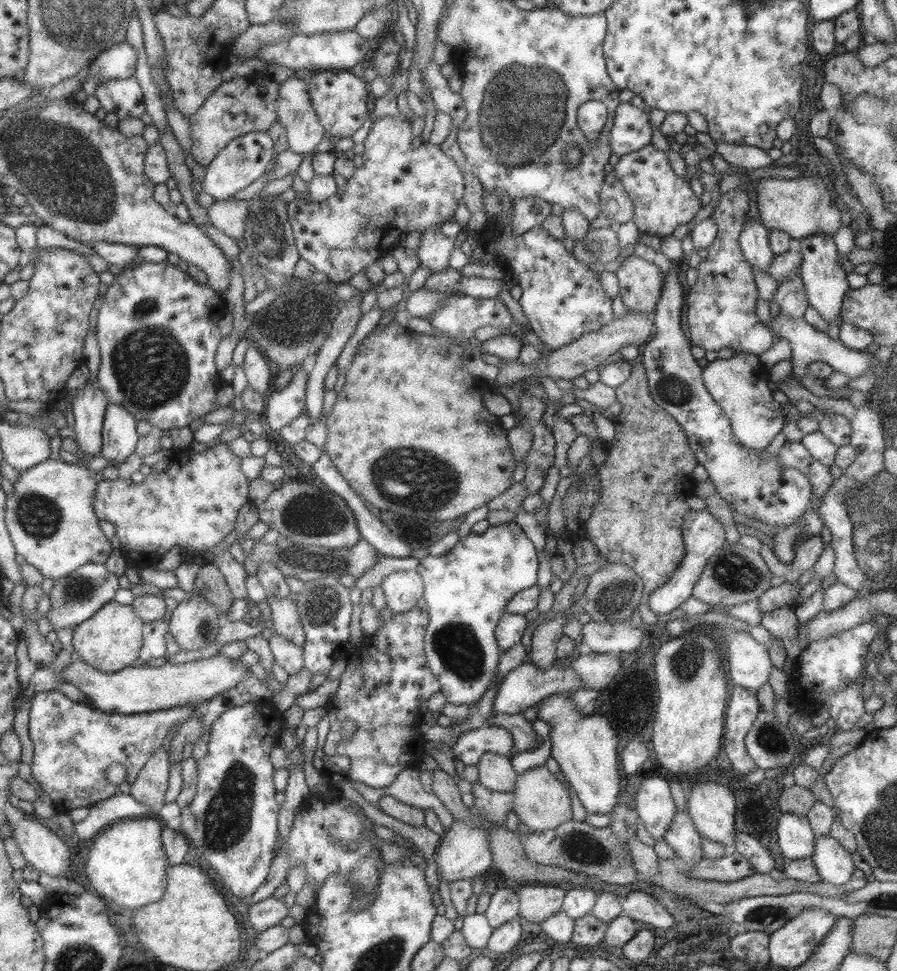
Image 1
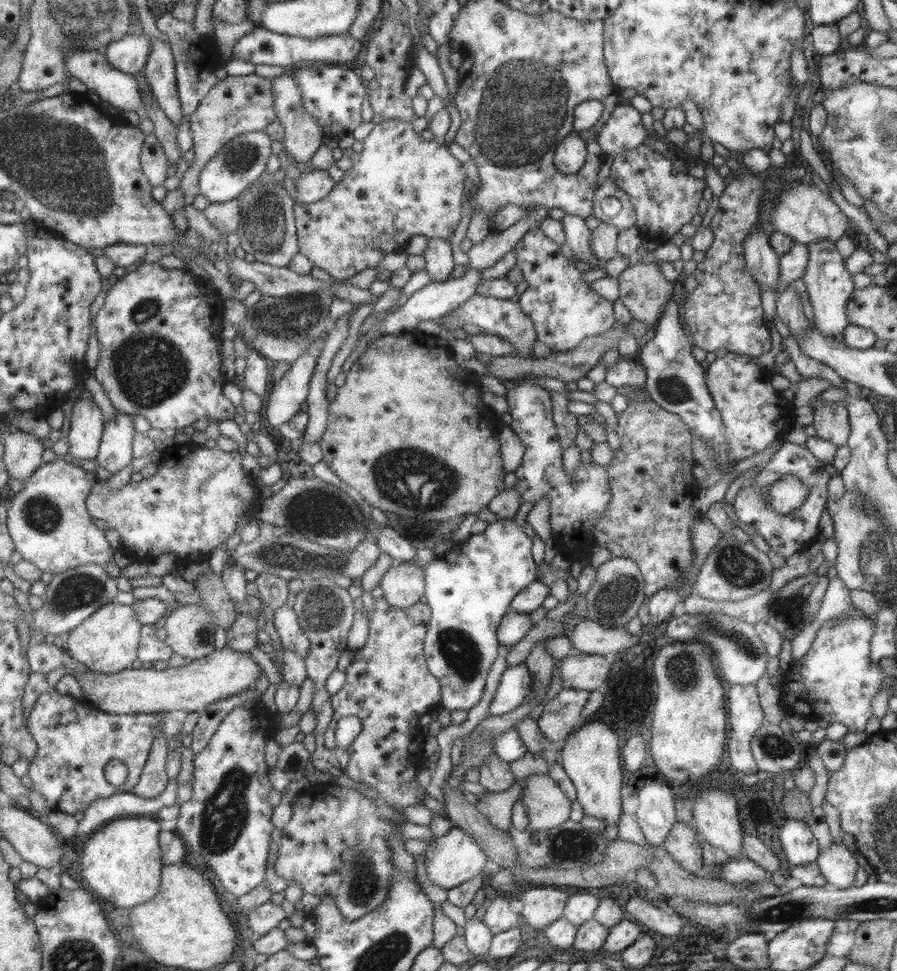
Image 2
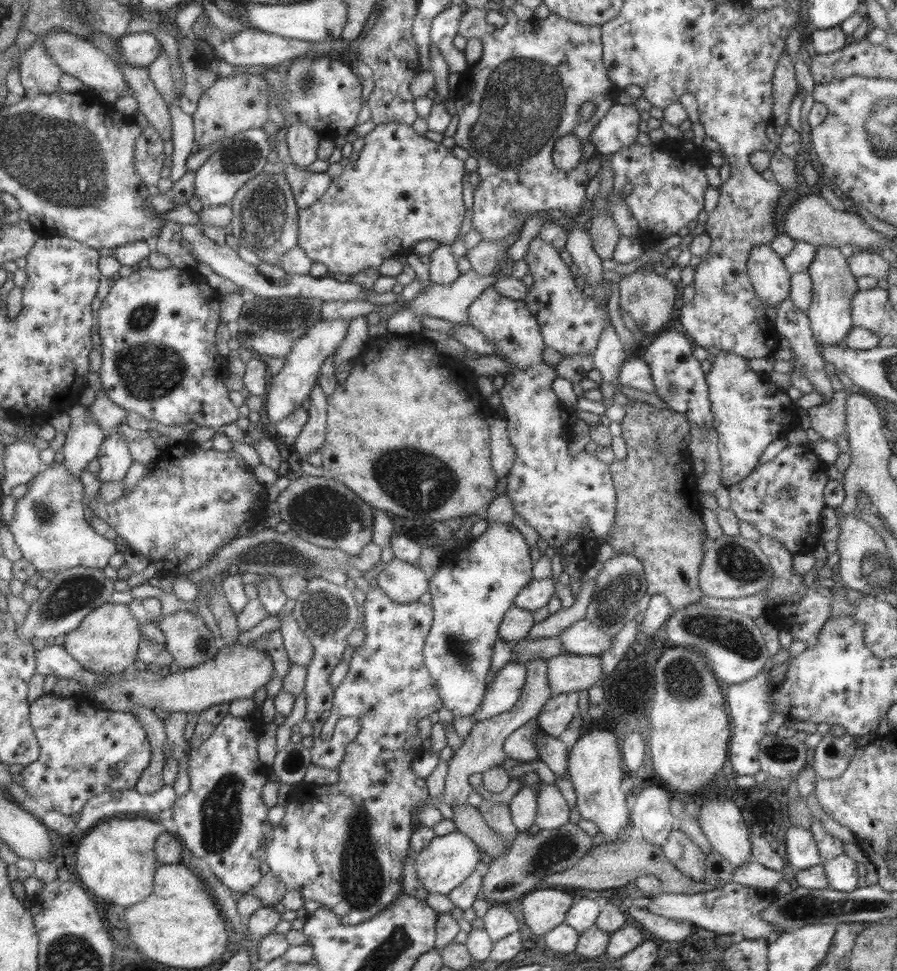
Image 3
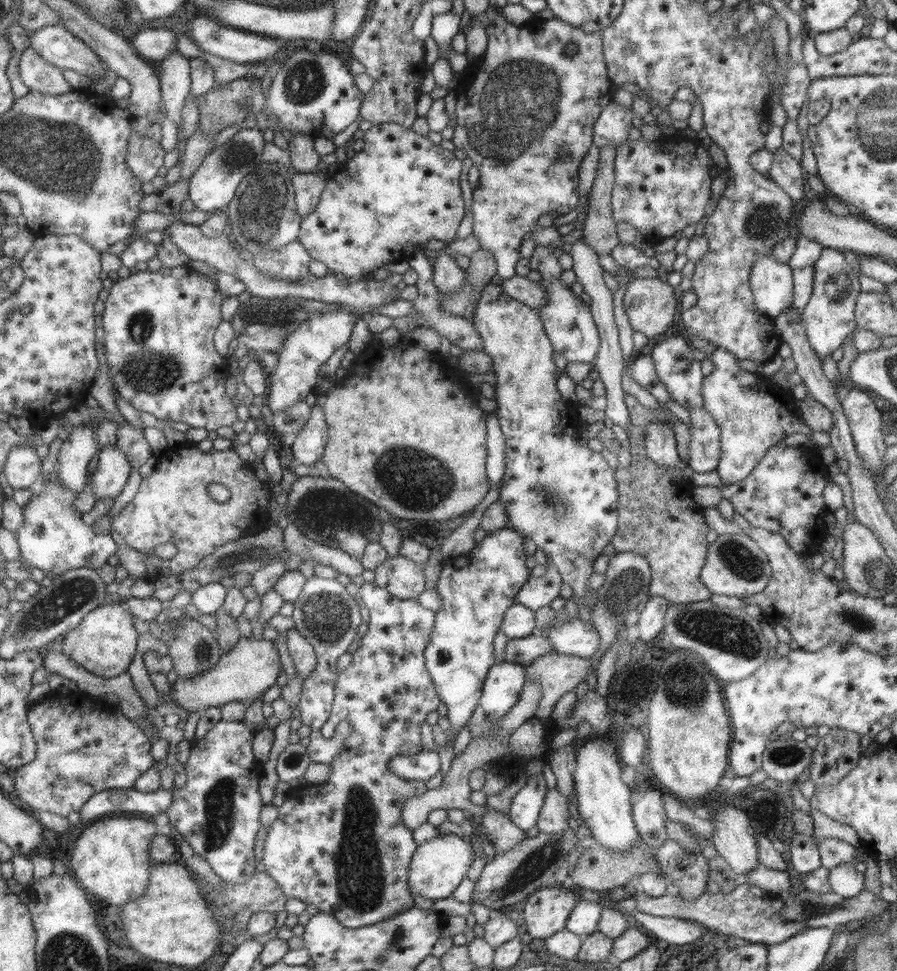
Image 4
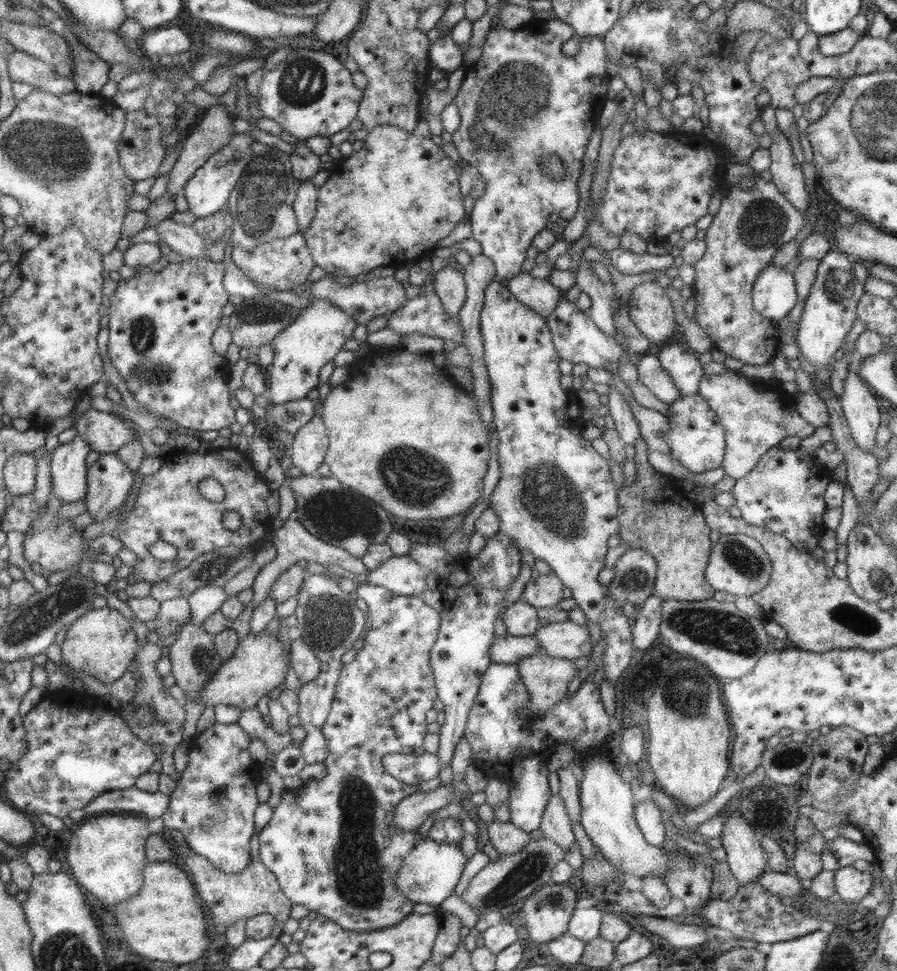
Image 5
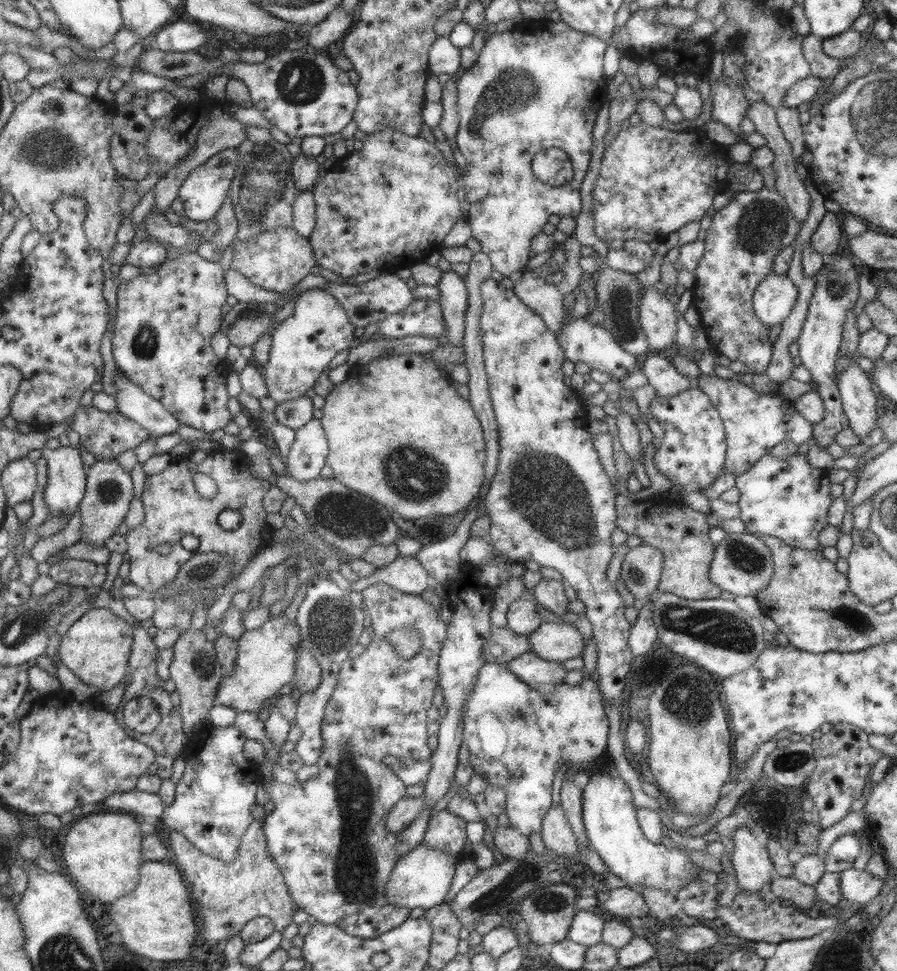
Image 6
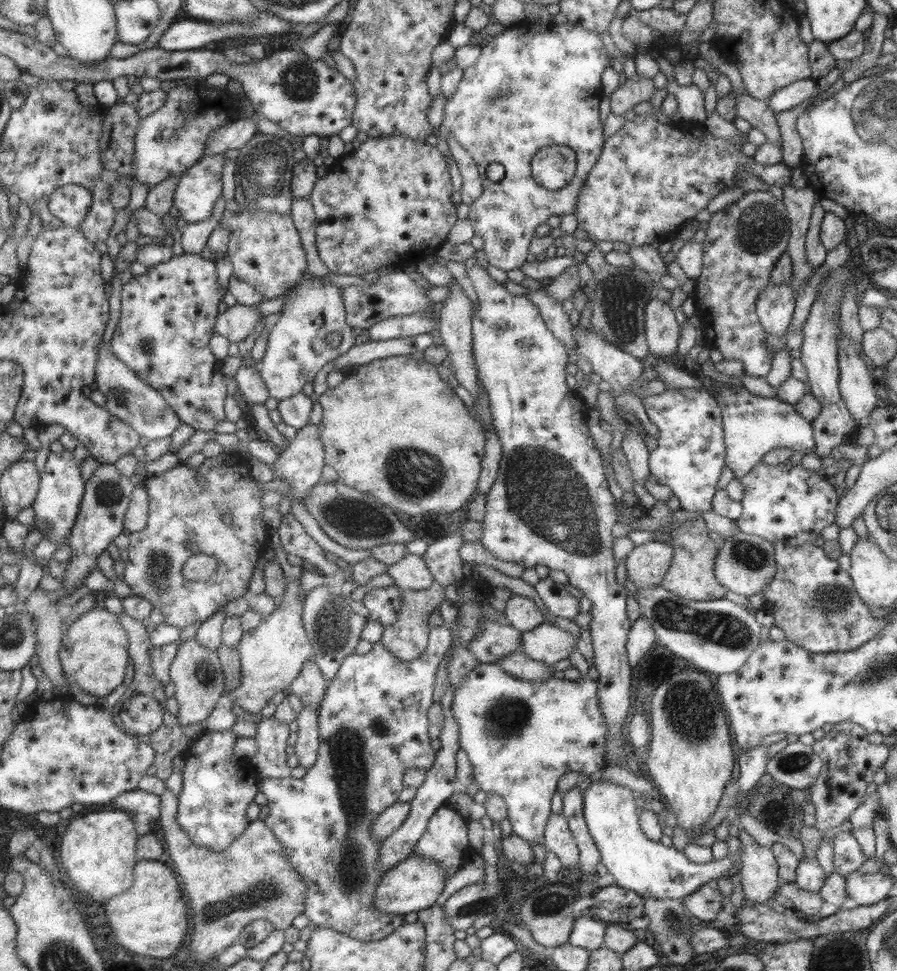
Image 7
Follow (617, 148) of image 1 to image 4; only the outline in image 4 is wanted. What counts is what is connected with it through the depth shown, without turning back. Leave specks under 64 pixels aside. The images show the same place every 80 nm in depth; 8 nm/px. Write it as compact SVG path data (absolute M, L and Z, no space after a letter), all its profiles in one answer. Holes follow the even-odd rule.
M613 100L603 107L592 126L592 142L601 149L604 146L619 146L627 140L631 118L635 114L631 108L620 106Z

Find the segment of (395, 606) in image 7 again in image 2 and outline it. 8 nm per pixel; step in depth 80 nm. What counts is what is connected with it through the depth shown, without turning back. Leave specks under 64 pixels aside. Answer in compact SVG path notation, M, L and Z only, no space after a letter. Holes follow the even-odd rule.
M381 595L381 597L379 597L377 600L374 599L373 613L370 613L368 620L369 630L367 640L362 647L353 650L354 657L351 658L350 665L348 665L344 670L346 681L343 683L343 686L339 688L339 691L331 695L330 698L330 705L333 709L333 712L331 720L329 721L329 724L327 725L327 728L324 732L324 748L337 748L334 732L336 729L336 722L339 720L339 718L343 718L344 716L349 715L353 715L359 718L362 729L353 739L353 742L347 746L347 752L349 753L349 756L345 774L351 778L351 780L363 782L363 784L366 784L367 787L374 788L377 791L377 798L373 799L372 801L366 799L363 795L361 795L361 793L358 793L354 789L333 785L332 787L327 787L326 790L322 789L322 794L325 794L325 796L321 796L320 800L313 801L310 798L311 794L319 793L321 789L317 787L317 783L306 784L307 790L301 792L299 800L297 800L297 802L293 804L293 808L291 808L291 818L289 818L289 820L286 822L286 825L281 828L282 833L279 852L277 853L275 864L273 865L275 874L278 874L280 878L283 878L287 882L299 882L299 886L301 886L301 890L303 890L303 894L310 894L318 896L319 898L323 898L323 896L329 896L329 898L335 902L335 906L337 906L339 914L343 916L343 920L347 920L347 922L357 920L357 918L361 918L361 916L369 914L371 910L375 910L379 904L382 904L386 900L387 888L389 888L389 882L391 882L391 873L394 869L394 864L390 859L391 849L389 847L389 839L386 838L389 838L389 836L395 836L397 839L401 839L397 831L393 828L393 825L391 825L391 820L405 822L406 820L404 820L404 818L398 813L397 809L403 808L404 806L420 804L420 798L425 794L425 791L422 791L420 787L416 787L415 781L413 779L415 774L417 774L419 771L422 759L425 758L422 745L422 738L424 733L421 730L421 726L419 726L418 722L419 717L422 714L430 713L431 710L435 709L435 706L437 706L437 704L440 702L439 681L428 671L422 651L422 644L427 630L429 617L430 608L426 604L422 604L420 601L417 601L415 604L412 604L407 608L392 608L392 606L387 604L387 601L384 599L383 595Z

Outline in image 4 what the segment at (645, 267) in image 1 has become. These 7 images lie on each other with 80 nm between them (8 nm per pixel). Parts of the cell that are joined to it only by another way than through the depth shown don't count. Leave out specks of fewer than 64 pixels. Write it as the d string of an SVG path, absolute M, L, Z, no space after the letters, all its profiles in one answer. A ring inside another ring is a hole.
M638 277L626 282L622 305L632 330L643 333L649 340L663 335L663 332L673 322L673 314L677 306L674 290L675 288L667 282L662 282L659 277Z

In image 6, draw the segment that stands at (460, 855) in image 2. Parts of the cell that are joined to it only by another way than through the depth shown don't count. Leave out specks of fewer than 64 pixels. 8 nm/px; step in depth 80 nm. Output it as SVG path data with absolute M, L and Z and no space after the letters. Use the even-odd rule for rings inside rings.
M419 843L407 854L400 856L389 875L389 881L385 883L385 900L391 906L399 908L423 908L431 909L444 903L443 897L451 886L451 879L455 874L455 868L462 857L444 853L443 849L432 849L426 844Z

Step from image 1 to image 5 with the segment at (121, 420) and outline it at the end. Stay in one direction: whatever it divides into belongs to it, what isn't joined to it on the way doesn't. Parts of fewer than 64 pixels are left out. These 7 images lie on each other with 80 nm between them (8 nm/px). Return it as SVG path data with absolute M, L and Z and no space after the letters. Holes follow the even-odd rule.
M101 454L98 460L87 470L86 475L86 511L92 516L92 522L107 518L127 497L135 476L113 454Z

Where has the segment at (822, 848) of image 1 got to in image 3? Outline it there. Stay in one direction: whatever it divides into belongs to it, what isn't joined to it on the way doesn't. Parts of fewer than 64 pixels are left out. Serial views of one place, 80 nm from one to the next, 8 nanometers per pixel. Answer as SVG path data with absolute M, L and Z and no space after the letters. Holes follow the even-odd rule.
M845 853L835 855L833 858L822 860L823 870L831 890L849 892L858 886L855 860L847 857Z

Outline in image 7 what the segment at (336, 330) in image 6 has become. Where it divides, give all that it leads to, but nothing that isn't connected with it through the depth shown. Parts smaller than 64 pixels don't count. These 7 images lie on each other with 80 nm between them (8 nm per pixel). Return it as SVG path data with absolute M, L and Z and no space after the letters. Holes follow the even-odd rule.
M313 277L311 280L301 280L297 283L299 285L291 291L291 294L283 303L283 307L279 311L280 317L269 329L264 357L258 362L256 367L263 384L267 387L268 396L278 402L301 392L301 388L307 382L312 382L313 378L315 378L315 373L326 362L345 354L349 347L355 344L355 336L351 332L351 327L346 323L346 312L340 293L342 288L327 282L321 283L321 281L317 280L317 277ZM331 332L341 336L339 344L334 348L327 345L325 341L325 336L331 334Z

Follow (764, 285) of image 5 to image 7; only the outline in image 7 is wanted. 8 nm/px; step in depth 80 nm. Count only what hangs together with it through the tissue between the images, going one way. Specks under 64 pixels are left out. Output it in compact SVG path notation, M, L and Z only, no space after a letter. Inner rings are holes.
M767 282L754 302L758 321L766 334L784 334L793 314L794 292L788 283Z

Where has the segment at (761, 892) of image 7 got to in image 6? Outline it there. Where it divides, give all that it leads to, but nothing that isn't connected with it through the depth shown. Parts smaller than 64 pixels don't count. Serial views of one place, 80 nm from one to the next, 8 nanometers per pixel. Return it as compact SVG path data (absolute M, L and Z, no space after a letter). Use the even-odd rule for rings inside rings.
M744 826L736 828L728 842L728 855L738 889L759 892L761 888L767 888L775 873L766 848L759 845L754 834Z

